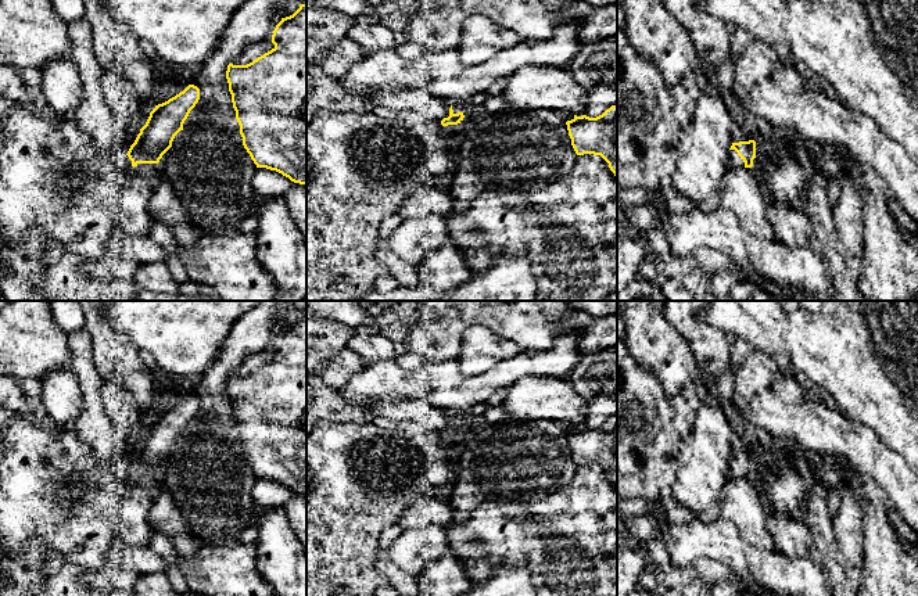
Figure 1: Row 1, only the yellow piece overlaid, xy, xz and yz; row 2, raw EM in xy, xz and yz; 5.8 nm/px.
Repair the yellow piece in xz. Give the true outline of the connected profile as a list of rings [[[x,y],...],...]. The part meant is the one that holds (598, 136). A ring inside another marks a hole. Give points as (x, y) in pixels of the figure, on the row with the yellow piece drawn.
[[[617,104],[602,115],[577,116],[566,122],[577,155],[600,155],[617,177]]]

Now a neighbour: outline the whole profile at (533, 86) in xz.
[[[526,65],[512,73],[502,97],[510,109],[552,109],[585,115],[588,91],[569,68]]]

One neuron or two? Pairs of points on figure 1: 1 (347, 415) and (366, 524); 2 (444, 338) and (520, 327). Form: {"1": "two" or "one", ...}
{"1": "two", "2": "one"}

